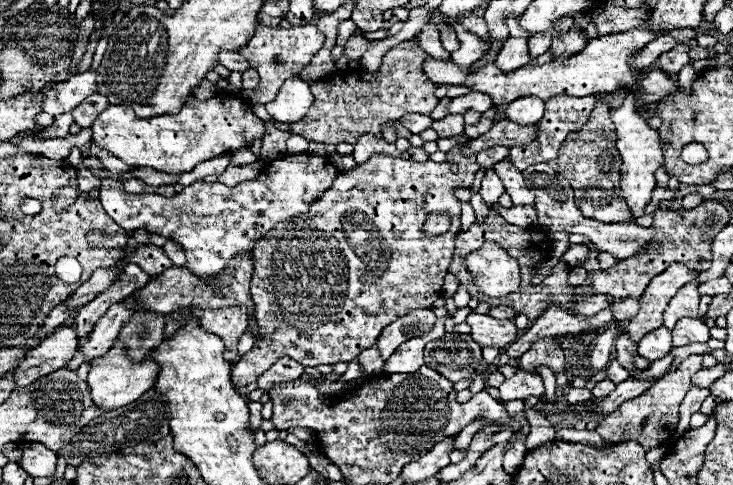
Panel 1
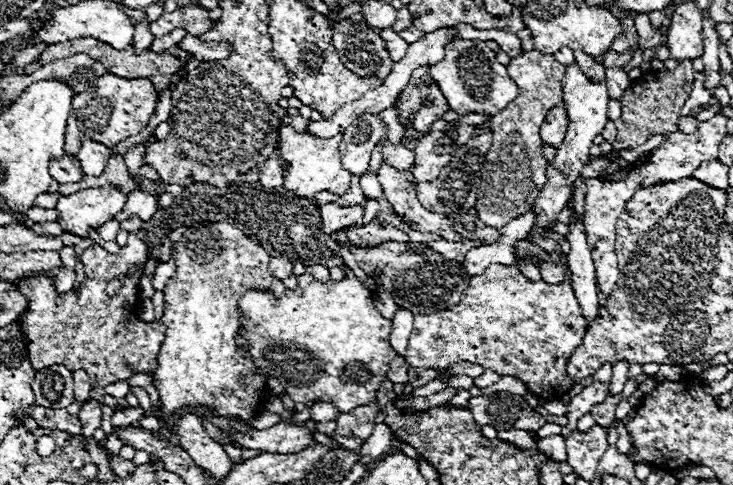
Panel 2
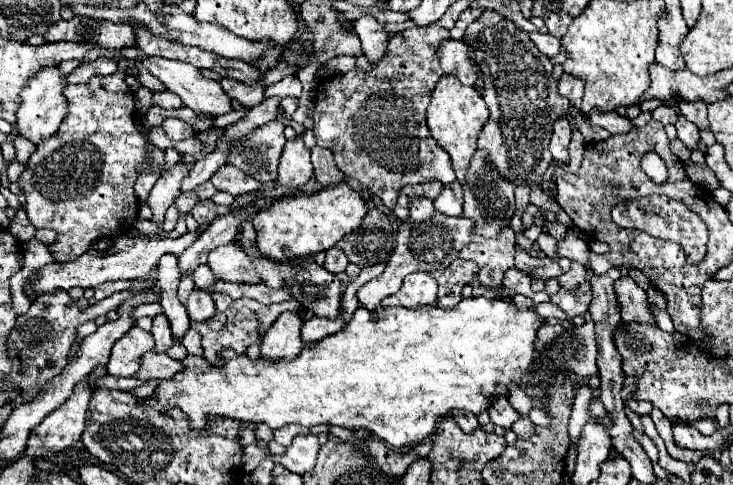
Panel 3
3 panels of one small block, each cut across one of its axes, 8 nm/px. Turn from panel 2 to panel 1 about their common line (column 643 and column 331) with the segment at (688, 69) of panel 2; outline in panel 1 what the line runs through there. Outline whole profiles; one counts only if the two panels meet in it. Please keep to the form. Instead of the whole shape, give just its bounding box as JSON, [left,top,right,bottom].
[288,44,436,144]

